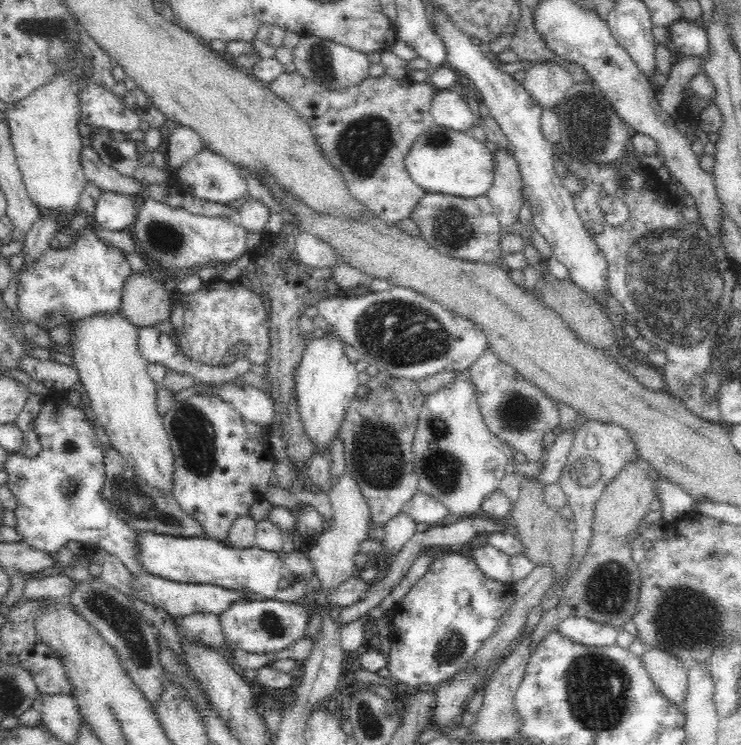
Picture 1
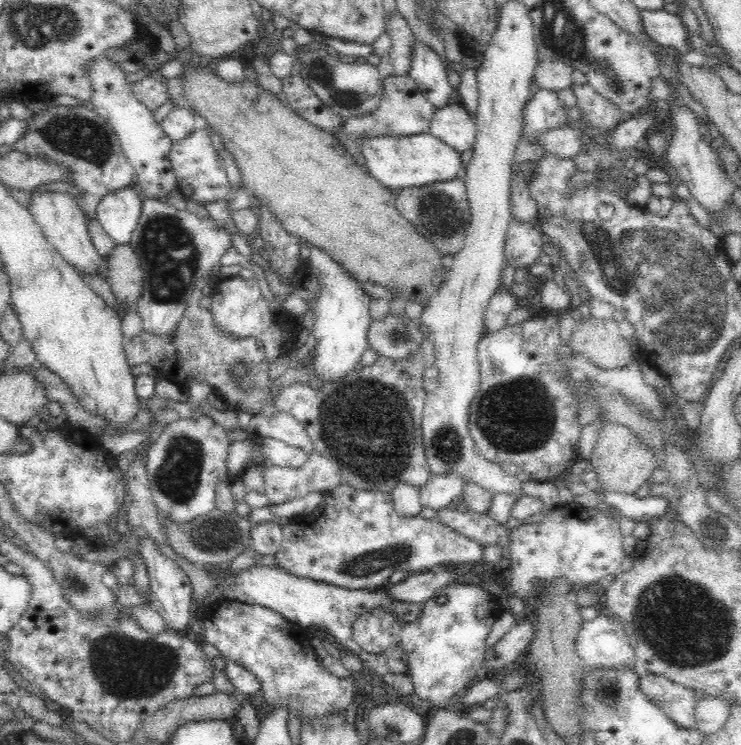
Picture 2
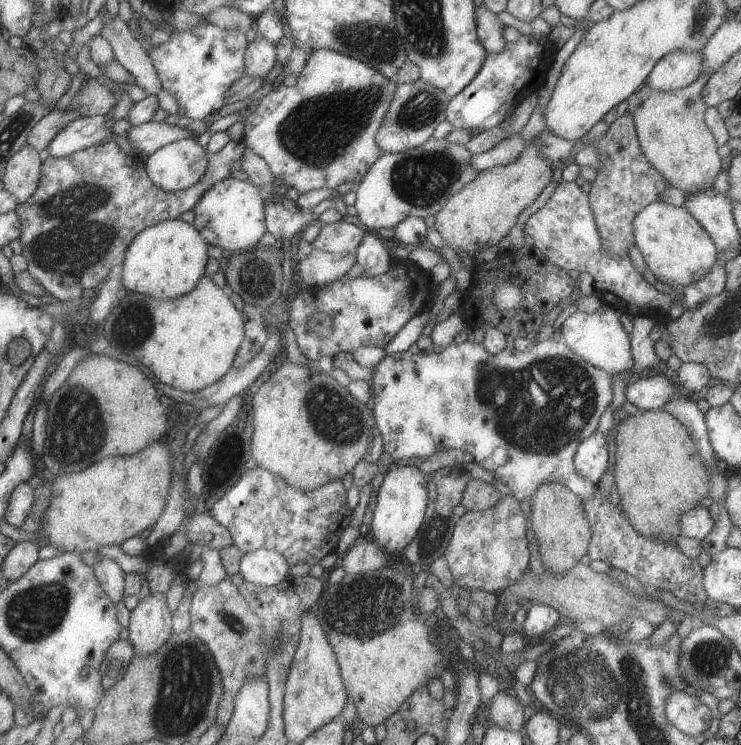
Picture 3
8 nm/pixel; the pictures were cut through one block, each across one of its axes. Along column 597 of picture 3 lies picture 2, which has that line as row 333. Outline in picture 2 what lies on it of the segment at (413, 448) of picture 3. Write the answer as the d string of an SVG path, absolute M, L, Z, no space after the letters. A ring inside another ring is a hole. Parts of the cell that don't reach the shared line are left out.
M389 314L381 321L372 320L368 330L368 346L378 355L388 356L393 360L402 360L428 336L422 336L418 328L426 329L418 318L410 320L404 315L400 319Z

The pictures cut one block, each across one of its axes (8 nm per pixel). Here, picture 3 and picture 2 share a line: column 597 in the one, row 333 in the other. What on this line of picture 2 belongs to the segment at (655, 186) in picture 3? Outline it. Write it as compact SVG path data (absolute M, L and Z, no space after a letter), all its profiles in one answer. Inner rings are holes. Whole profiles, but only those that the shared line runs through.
M195 289L183 317L168 334L141 331L123 342L126 365L130 370L150 365L162 379L188 389L193 381L207 384L211 394L221 398L229 409L265 416L268 420L282 412L274 405L278 393L272 389L271 362L266 358L264 345L256 337L240 337L218 327L210 308L202 306L202 290Z

